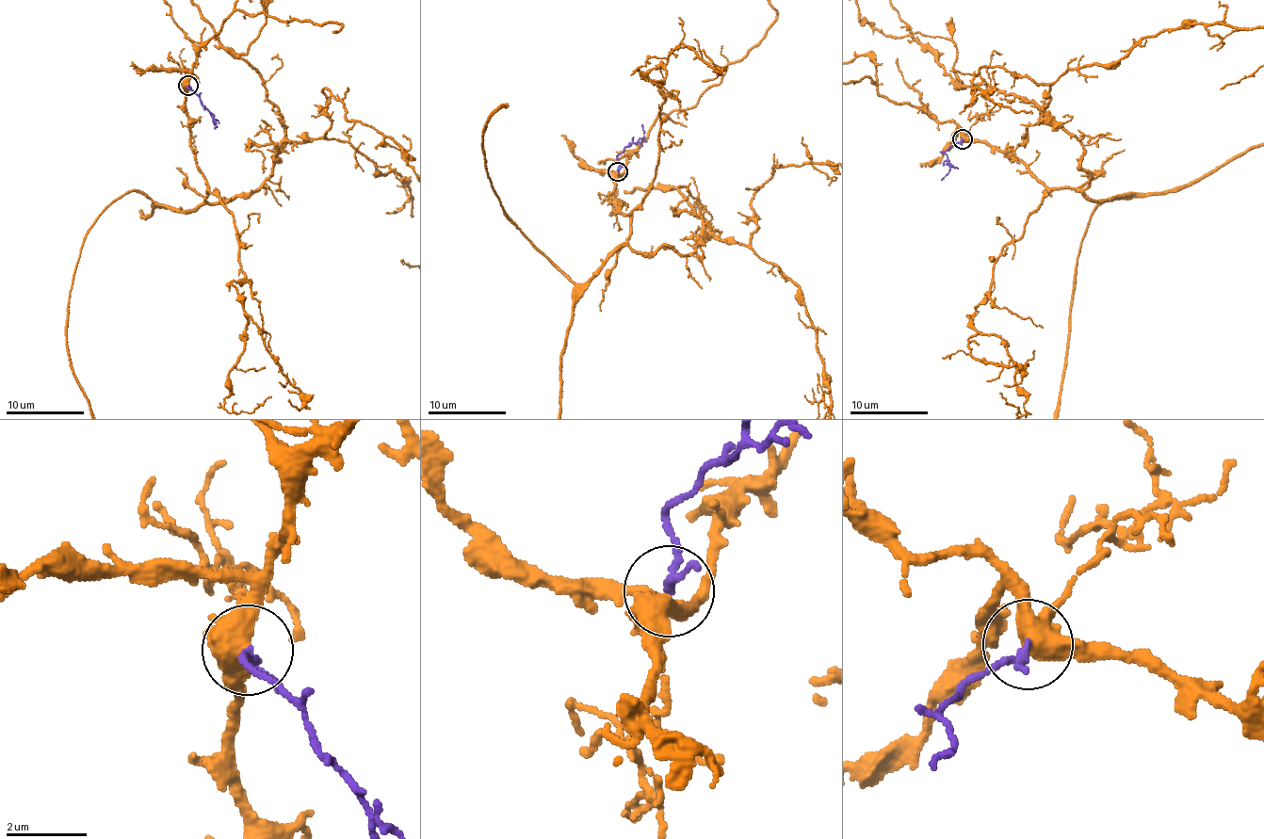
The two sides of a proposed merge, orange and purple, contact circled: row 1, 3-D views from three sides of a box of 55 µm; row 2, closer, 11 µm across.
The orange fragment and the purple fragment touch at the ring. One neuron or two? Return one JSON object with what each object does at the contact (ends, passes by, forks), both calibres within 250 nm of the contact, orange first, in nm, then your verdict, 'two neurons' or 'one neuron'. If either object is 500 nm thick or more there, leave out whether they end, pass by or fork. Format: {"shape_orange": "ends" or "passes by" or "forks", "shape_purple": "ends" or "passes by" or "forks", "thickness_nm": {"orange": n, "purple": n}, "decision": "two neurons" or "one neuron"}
{"shape_orange": "forks", "shape_purple": "passes by", "thickness_nm": {"orange": 400, "purple": 150}, "decision": "one neuron"}

